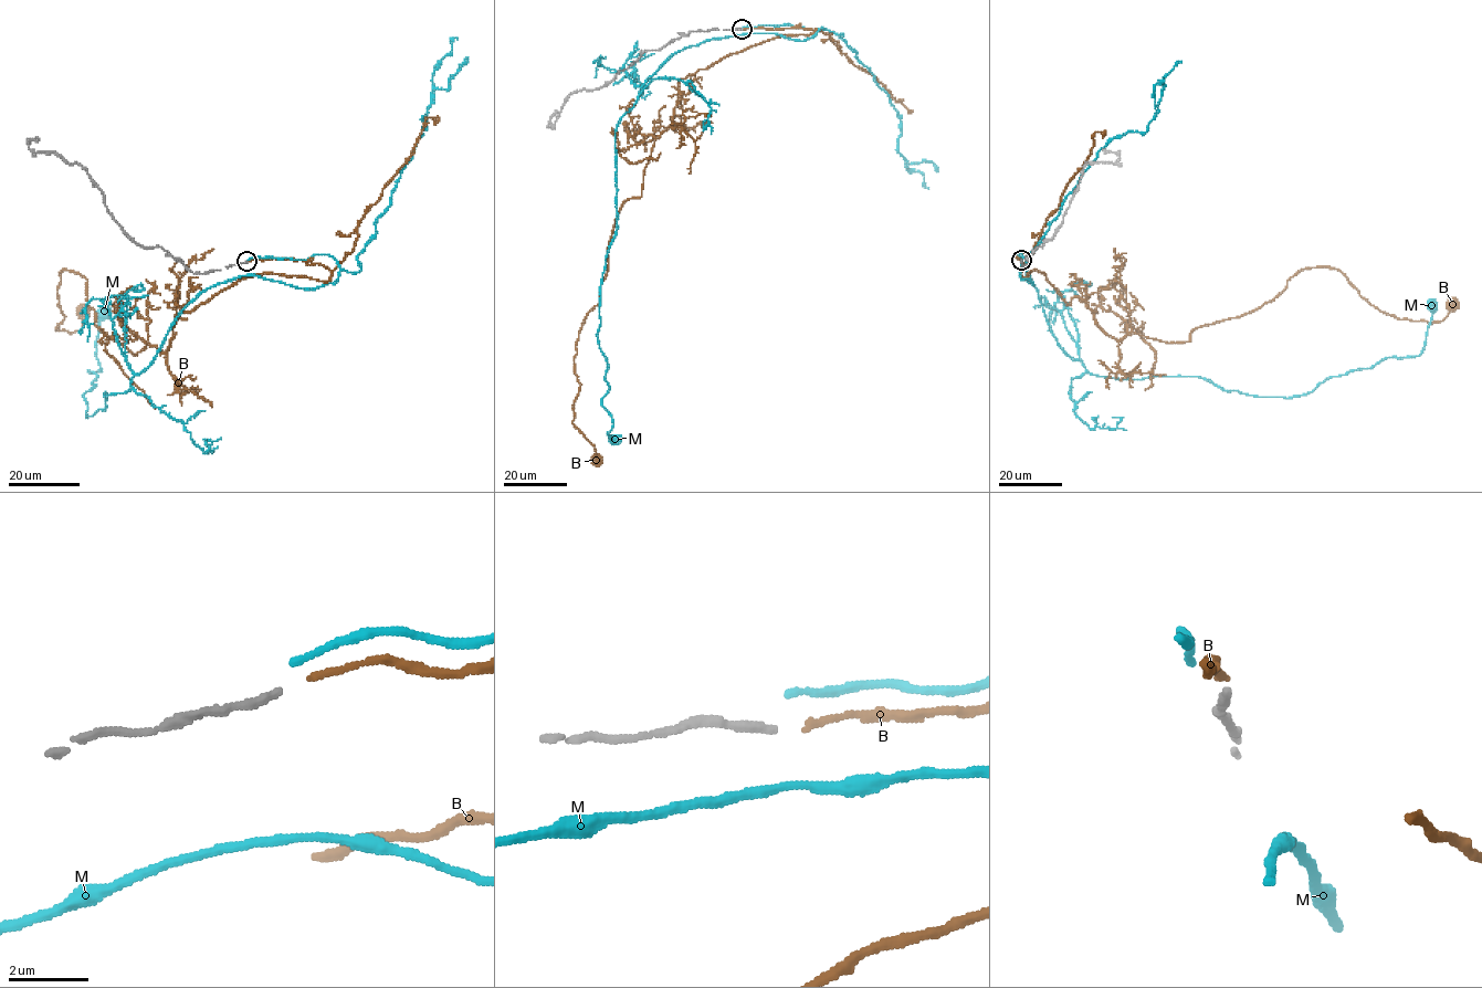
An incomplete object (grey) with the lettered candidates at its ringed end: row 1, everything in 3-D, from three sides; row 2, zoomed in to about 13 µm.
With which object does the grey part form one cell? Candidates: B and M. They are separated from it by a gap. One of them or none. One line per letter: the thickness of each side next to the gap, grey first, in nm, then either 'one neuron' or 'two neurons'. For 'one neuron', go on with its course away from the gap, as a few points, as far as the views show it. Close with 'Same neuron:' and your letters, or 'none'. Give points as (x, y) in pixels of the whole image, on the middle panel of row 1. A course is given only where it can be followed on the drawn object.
B: calibres 200 and 160 nm; one neuron; course (744, 29), (817, 29), (680, 81), (577, 339), (573, 424), (595, 460)
M: calibres 200 and 170 nm; two neurons
Same neuron: B

